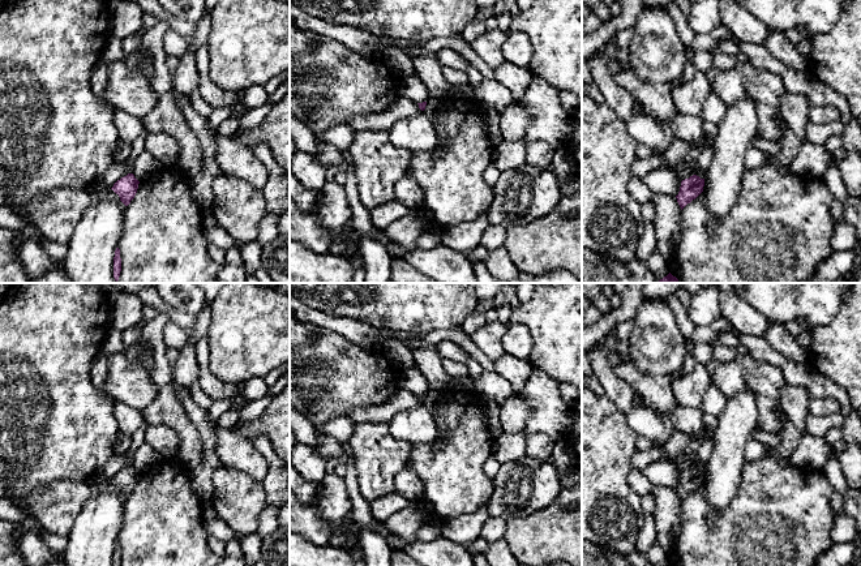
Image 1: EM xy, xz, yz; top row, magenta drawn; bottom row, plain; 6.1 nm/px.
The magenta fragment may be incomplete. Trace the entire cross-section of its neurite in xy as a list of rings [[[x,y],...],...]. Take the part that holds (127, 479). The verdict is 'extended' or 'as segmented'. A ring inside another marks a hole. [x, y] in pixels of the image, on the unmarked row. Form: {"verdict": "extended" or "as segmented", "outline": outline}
{"verdict": "as segmented", "outline": [[[128,466],[117,472],[111,481],[120,489],[120,493],[128,498],[137,485],[138,476],[140,473],[134,467]]]}

